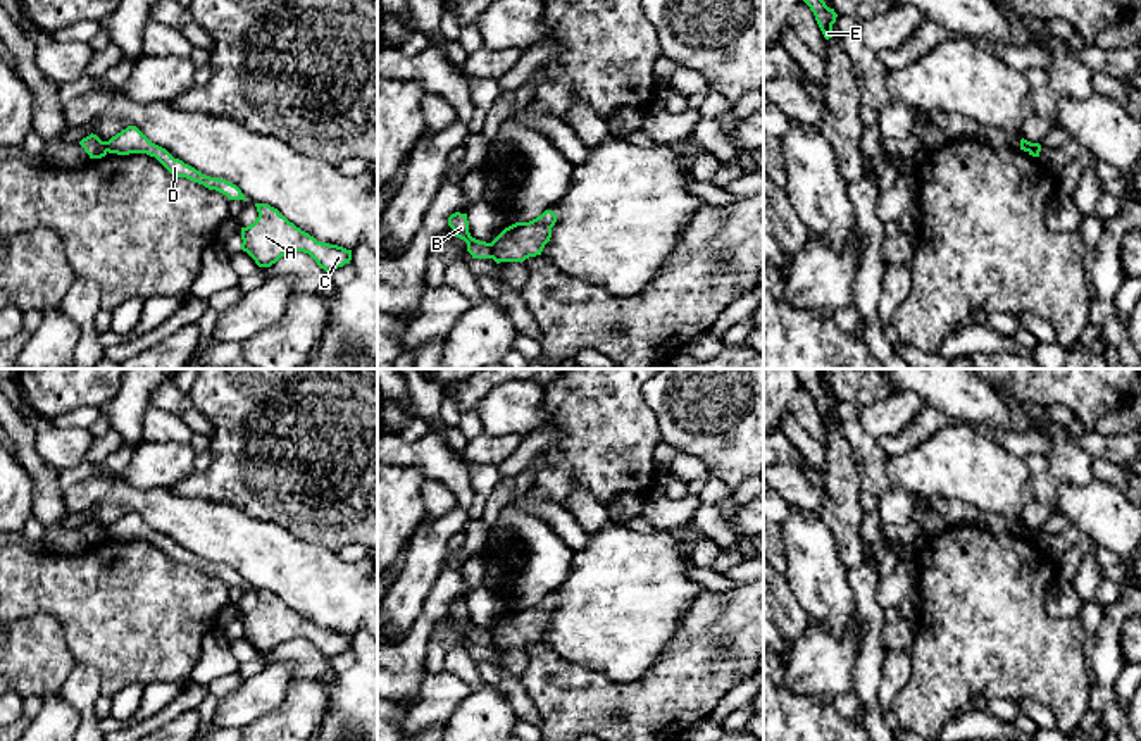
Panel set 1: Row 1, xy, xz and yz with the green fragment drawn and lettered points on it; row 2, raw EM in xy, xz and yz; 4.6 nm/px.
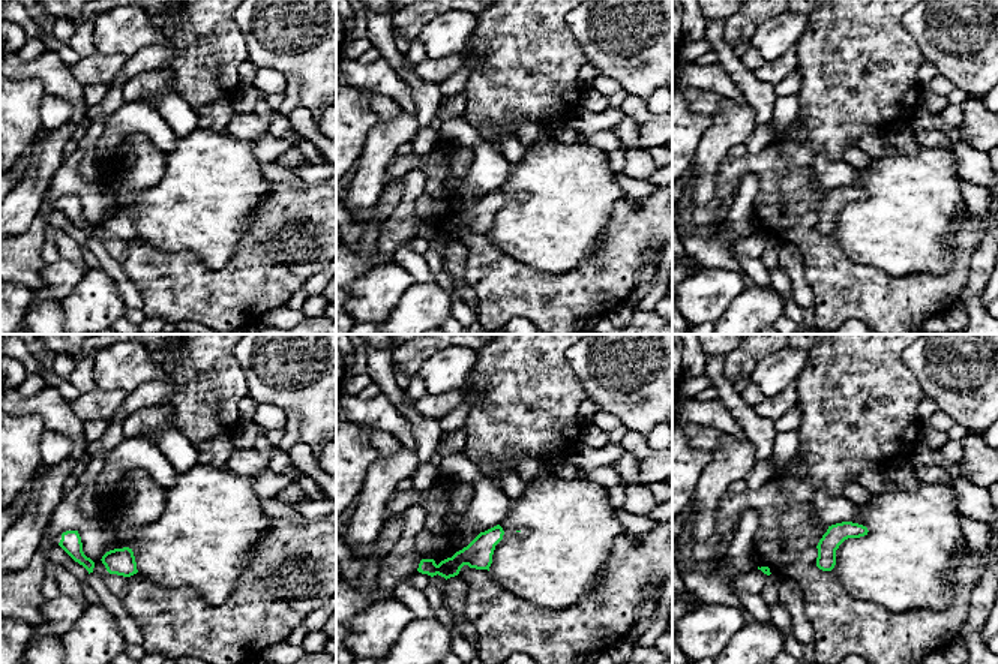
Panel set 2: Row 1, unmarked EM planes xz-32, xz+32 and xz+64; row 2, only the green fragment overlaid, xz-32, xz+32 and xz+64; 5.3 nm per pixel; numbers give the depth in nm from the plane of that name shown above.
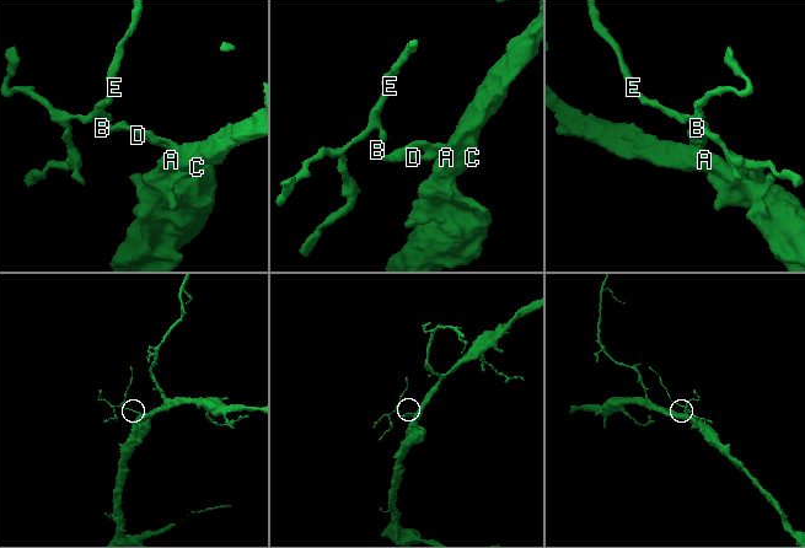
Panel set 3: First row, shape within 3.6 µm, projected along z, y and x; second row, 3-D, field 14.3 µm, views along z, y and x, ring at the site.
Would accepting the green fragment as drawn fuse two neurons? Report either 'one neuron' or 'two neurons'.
two neurons

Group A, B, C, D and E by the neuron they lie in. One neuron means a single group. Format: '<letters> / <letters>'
A C D / B E

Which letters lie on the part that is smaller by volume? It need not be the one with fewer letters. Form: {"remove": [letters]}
{"remove": ["B", "E"]}

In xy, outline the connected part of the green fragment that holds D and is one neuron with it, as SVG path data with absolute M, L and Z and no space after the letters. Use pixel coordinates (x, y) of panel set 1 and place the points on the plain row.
M128 512L109 527L105 527L105 532L109 539L117 541L147 539L150 543L155 543L171 560L178 564L186 564L190 567L203 570L209 576L215 576L226 581L229 586L246 588L245 581L236 570L226 565L205 562L183 546L174 545L165 534L152 529L136 512Z

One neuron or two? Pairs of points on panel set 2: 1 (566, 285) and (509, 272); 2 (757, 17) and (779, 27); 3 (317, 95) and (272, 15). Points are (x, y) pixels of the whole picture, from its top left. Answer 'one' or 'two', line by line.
1: one
2: two
3: one

